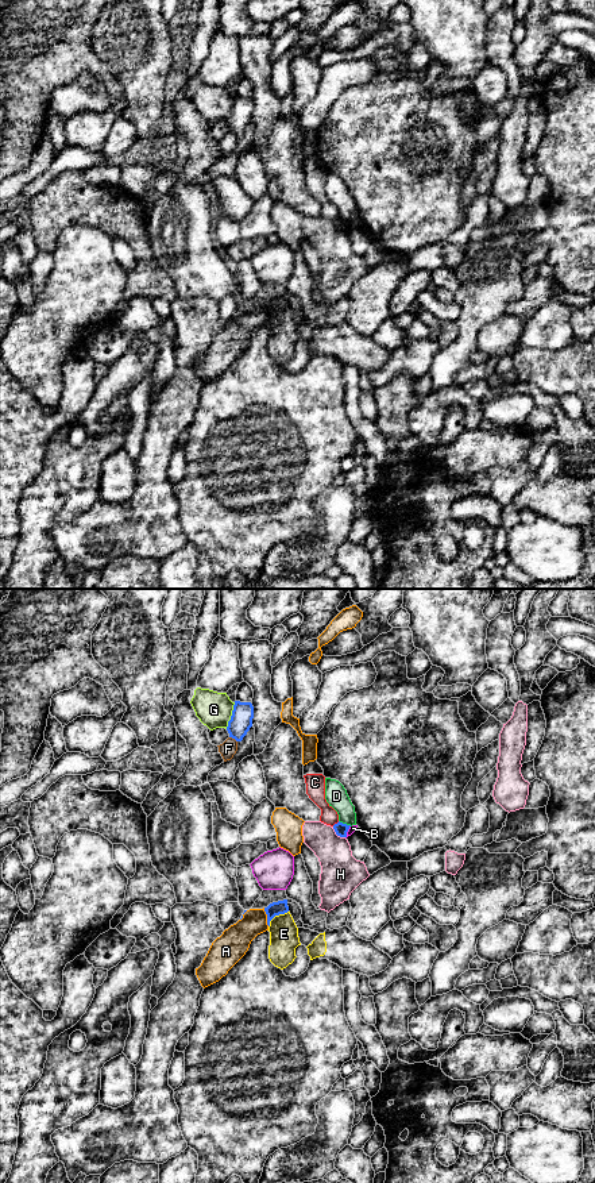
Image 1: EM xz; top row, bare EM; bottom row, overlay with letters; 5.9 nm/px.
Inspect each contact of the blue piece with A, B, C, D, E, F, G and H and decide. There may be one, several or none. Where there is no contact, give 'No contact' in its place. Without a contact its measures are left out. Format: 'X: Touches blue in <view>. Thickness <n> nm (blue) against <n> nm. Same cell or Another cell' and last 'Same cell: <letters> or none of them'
A: Touches blue in xz. Thickness 80 nm (blue) against 180 nm. Another cell
B: Touches blue in xz. Thickness 70 nm (blue) against 40 nm. Another cell
C: Touches blue in xz. Thickness 70 nm (blue) against 110 nm. Another cell
D: Touches blue in xz. Thickness 70 nm (blue) against 130 nm. Another cell
E: Touches blue in xz. Thickness 80 nm (blue) against 180 nm. Another cell
F: Touches blue in xz. Thickness 130 nm (blue) against 100 nm. Another cell
G: Touches blue in xz. Thickness 130 nm (blue) against 200 nm. Another cell
H: Touches blue in xz. Thickness 70 nm (blue) against 240 nm. Another cell
Same cell: none of them

